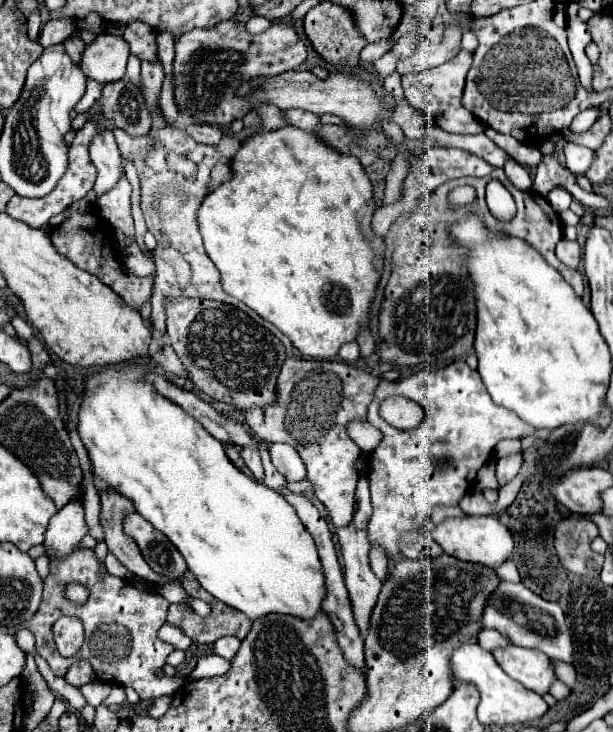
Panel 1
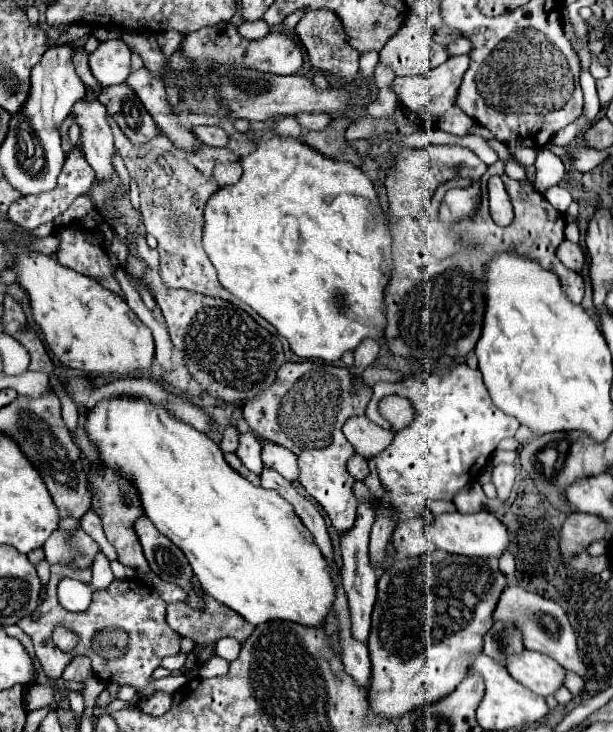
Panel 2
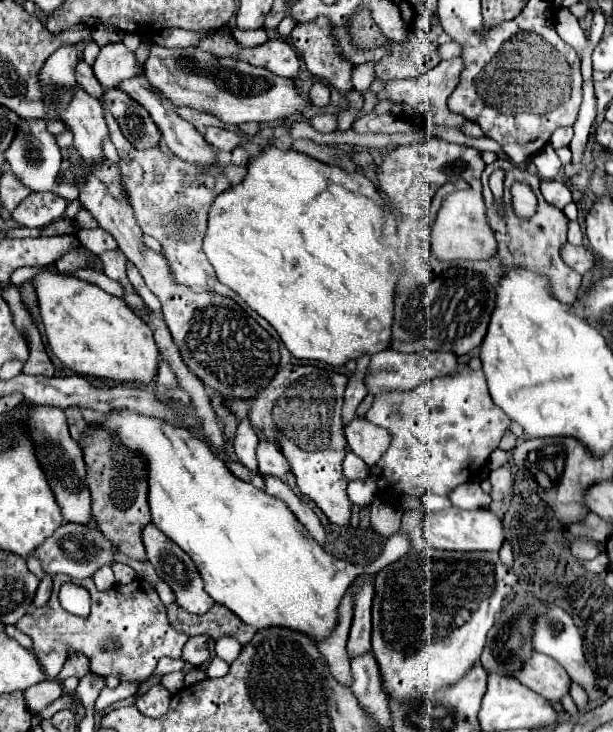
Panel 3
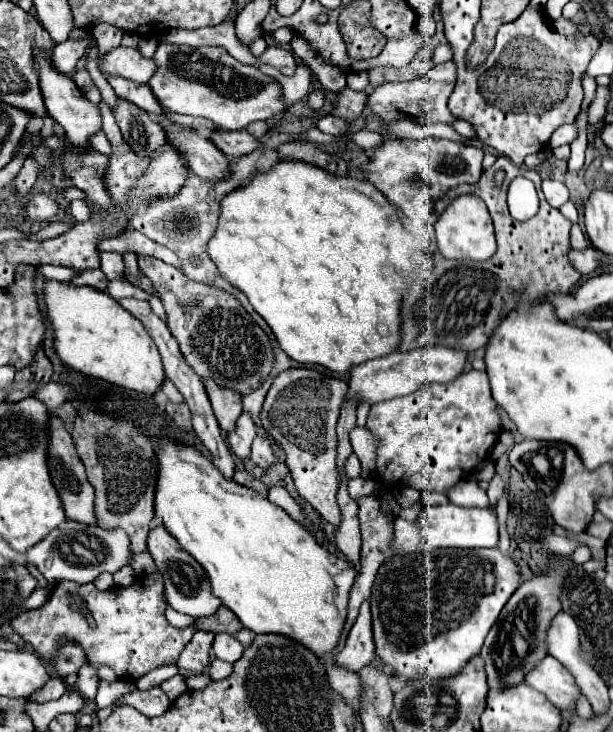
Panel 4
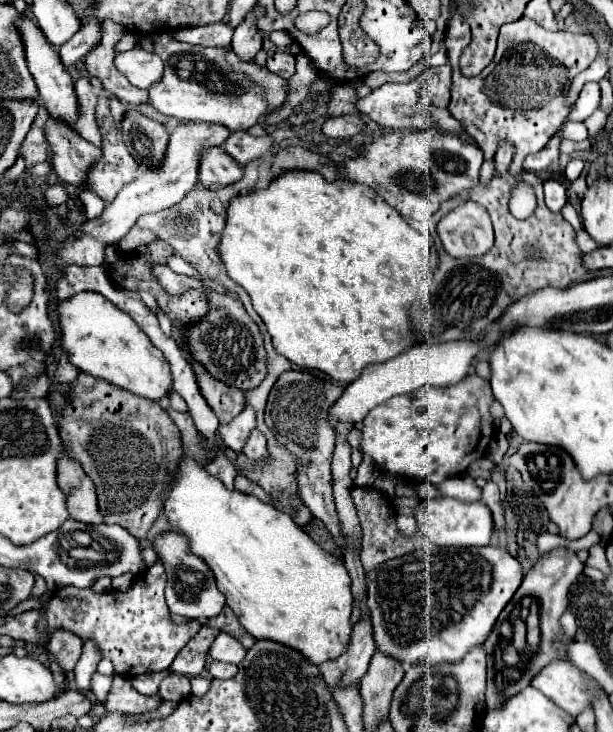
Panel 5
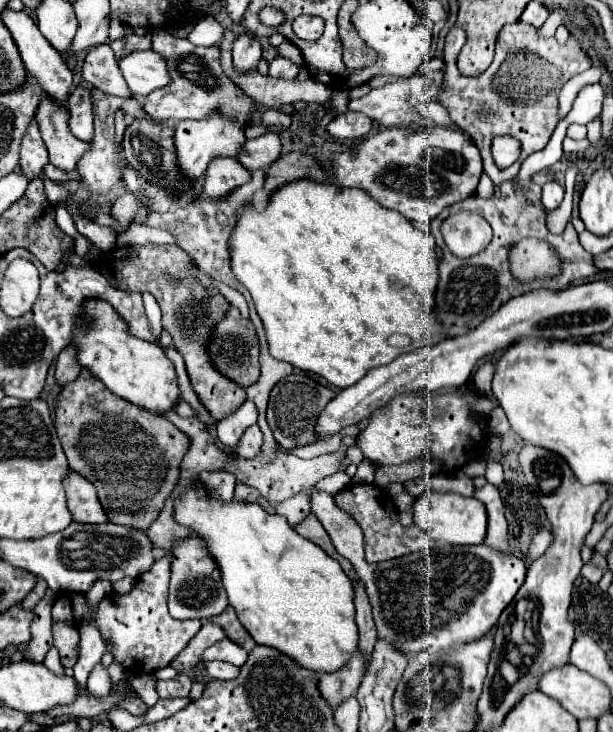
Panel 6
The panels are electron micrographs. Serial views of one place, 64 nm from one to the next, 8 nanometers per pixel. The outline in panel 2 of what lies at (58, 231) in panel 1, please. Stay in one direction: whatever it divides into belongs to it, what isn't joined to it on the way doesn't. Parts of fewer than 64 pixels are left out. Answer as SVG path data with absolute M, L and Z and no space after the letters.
M58 230L56 232L56 236L60 238L60 250L56 252L58 264L64 264L66 268L70 268L74 272L100 278L100 284L104 288L108 288L112 292L118 290L118 294L122 296L120 284L114 278L114 268L110 266L106 248L92 246L88 242L88 234L90 232Z

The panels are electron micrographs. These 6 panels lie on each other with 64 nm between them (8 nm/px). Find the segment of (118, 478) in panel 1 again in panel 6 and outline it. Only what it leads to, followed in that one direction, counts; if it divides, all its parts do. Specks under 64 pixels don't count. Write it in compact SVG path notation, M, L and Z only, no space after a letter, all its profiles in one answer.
M200 484L186 490L180 500L176 500L176 522L202 534L208 552L214 556L222 572L222 584L228 592L230 606L236 610L240 624L244 624L256 644L276 648L298 666L314 672L338 672L344 664L348 664L350 656L358 648L354 588L340 564L322 548L316 548L316 544L292 532L292 526L282 516L268 514L256 504L216 504L216 500L208 500L208 494L200 488Z

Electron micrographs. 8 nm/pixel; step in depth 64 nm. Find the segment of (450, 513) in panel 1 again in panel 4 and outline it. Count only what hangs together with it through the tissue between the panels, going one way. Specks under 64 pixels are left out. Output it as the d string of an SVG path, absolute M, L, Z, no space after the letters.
M422 490L422 504L424 506L436 506L436 504L446 504L448 498L440 492L434 490Z

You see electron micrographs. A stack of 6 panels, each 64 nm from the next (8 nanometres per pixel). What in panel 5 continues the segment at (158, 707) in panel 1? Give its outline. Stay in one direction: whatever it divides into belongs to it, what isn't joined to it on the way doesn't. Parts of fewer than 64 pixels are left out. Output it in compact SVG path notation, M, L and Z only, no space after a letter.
M116 674L114 676L114 684L112 684L112 690L108 694L108 700L106 700L106 710L110 712L130 712L130 714L144 714L148 710L154 710L158 708L160 704L160 696L142 696L140 692L136 692L130 684L128 684L128 678L126 676L120 676Z

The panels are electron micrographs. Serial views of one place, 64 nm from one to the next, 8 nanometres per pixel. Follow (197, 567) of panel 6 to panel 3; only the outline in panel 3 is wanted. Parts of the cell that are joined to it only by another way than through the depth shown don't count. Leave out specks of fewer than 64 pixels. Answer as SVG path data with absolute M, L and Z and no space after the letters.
M148 524L144 528L142 538L144 538L148 560L152 562L158 576L170 586L170 590L176 596L174 604L186 612L192 612L192 614L206 614L214 606L214 600L204 592L204 582L200 578L200 572L196 570L192 558L182 548L178 548L178 544L174 544L168 536L164 536L164 532L160 532L154 524Z

